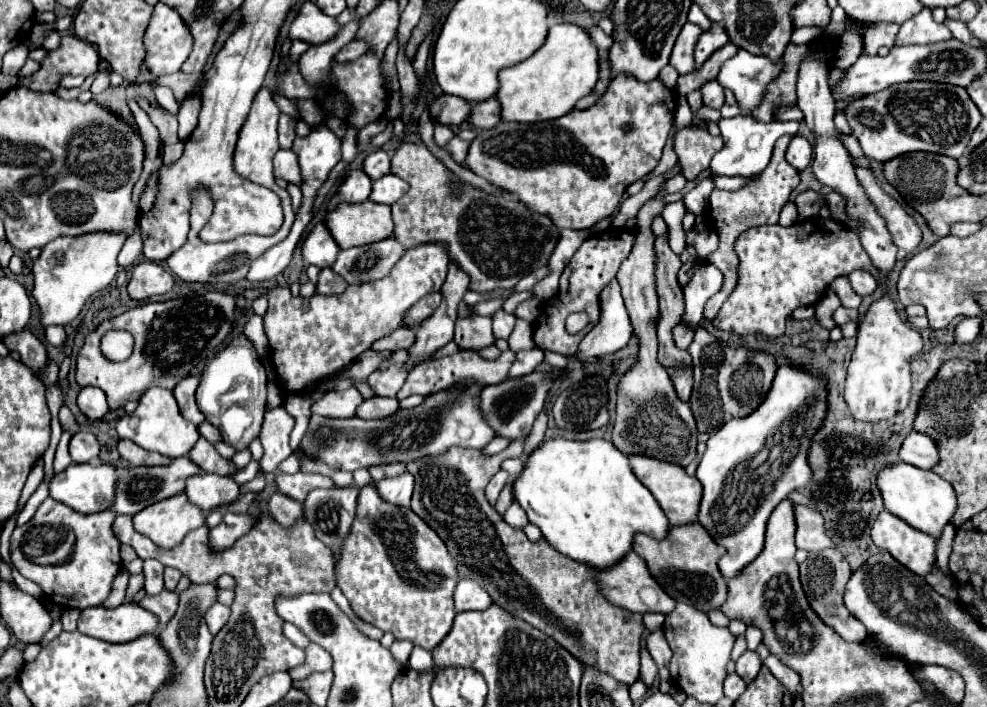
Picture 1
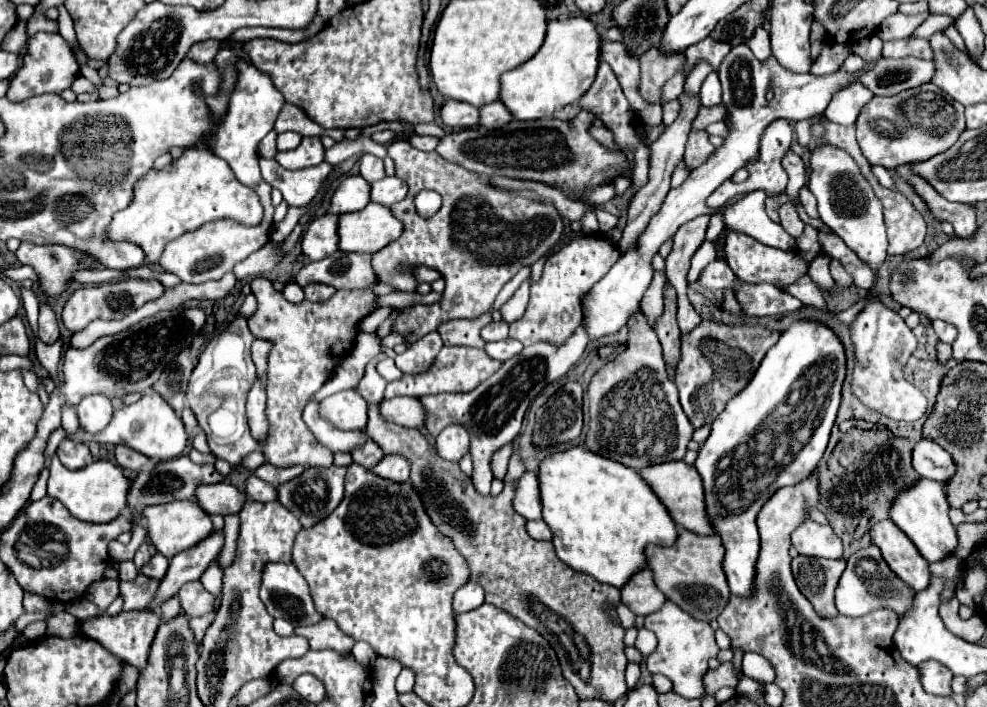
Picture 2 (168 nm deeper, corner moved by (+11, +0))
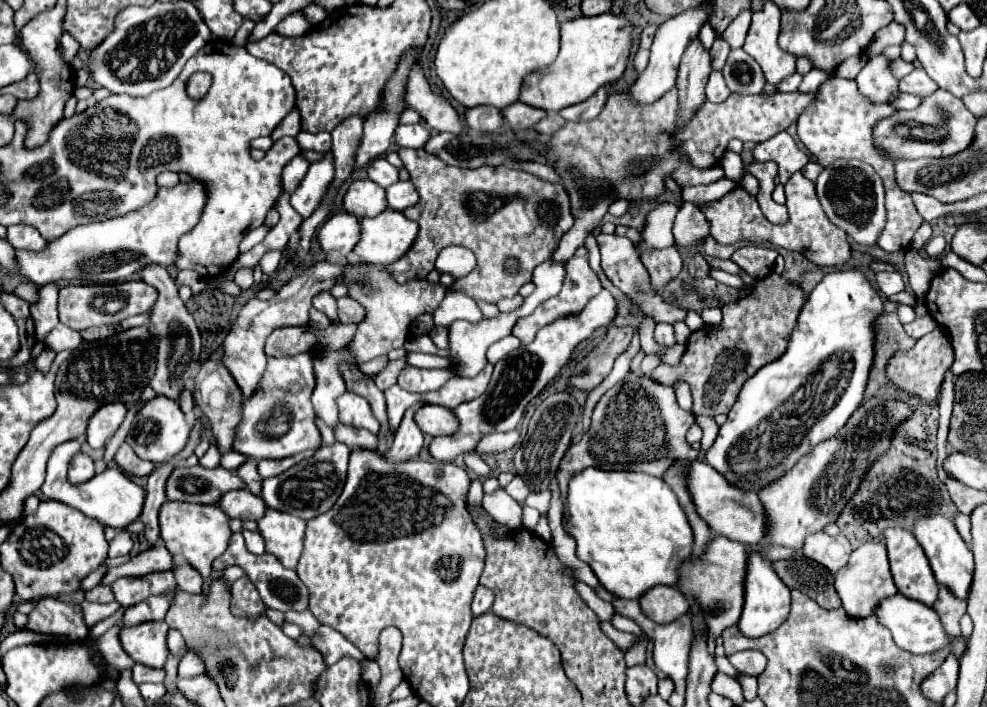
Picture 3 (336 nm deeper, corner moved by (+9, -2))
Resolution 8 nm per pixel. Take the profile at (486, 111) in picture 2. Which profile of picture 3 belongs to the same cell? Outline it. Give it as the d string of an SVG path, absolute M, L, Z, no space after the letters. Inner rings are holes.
M521 101L509 105L507 109L503 109L503 117L507 119L507 125L515 131L523 131L523 129L531 129L537 121L541 121L543 117L547 117L547 113L543 109L525 105Z

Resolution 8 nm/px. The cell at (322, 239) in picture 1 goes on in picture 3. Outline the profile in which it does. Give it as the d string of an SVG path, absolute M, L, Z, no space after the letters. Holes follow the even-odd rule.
M347 211L333 213L319 229L317 239L323 251L341 251L349 255L361 239L361 221Z

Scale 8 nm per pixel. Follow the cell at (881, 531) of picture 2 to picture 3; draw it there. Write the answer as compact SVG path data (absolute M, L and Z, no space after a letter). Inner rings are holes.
M887 529L885 533L885 543L887 543L887 553L889 553L889 561L891 561L891 573L893 573L893 581L897 585L897 591L909 599L921 601L925 605L933 605L939 593L939 583L935 581L935 575L931 571L931 565L927 561L927 555L923 551L923 547L917 543L915 535L911 531L905 529Z

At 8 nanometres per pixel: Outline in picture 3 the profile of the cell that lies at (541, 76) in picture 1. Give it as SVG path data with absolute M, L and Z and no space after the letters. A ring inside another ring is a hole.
M613 13L597 17L579 17L575 21L561 23L561 51L553 65L533 71L525 77L521 87L521 101L533 107L557 113L567 105L589 99L597 89L621 79L633 45L633 25Z

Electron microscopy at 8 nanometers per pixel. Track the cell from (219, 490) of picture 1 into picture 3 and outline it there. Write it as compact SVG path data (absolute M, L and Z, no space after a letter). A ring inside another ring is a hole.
M247 489L225 493L223 501L219 501L219 507L225 509L225 513L229 517L241 519L241 521L245 521L245 519L259 521L265 515L265 511L267 511L265 501L259 495L249 493Z

